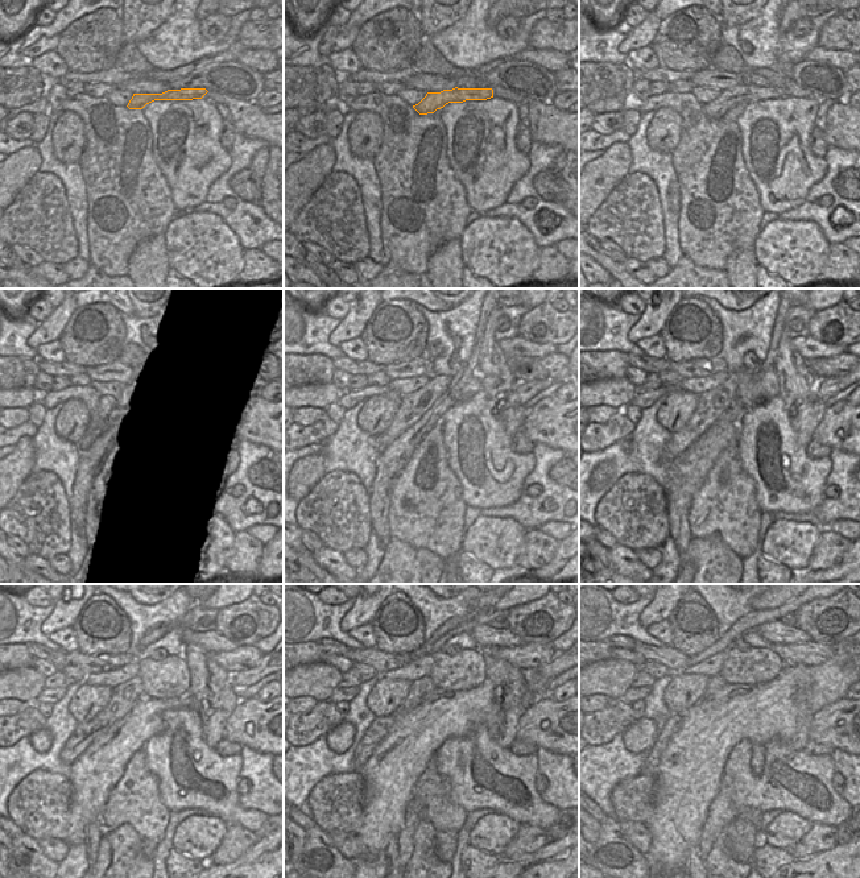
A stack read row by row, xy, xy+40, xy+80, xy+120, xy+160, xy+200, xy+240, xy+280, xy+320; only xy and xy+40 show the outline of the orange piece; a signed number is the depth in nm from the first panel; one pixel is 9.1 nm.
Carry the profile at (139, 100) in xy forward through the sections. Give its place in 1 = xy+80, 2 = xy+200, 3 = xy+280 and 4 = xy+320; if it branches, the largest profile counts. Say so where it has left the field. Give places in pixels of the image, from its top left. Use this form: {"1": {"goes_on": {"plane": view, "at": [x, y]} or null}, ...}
{"1": {"goes_on": {"plane": "xy+80", "at": [728, 98]}}, "2": {"goes_on": {"plane": "xy+200", "at": [712, 404]}}, "3": {"goes_on": {"plane": "xy+280", "at": [379, 729]}}, "4": {"goes_on": {"plane": "xy+320", "at": [649, 767]}}}

